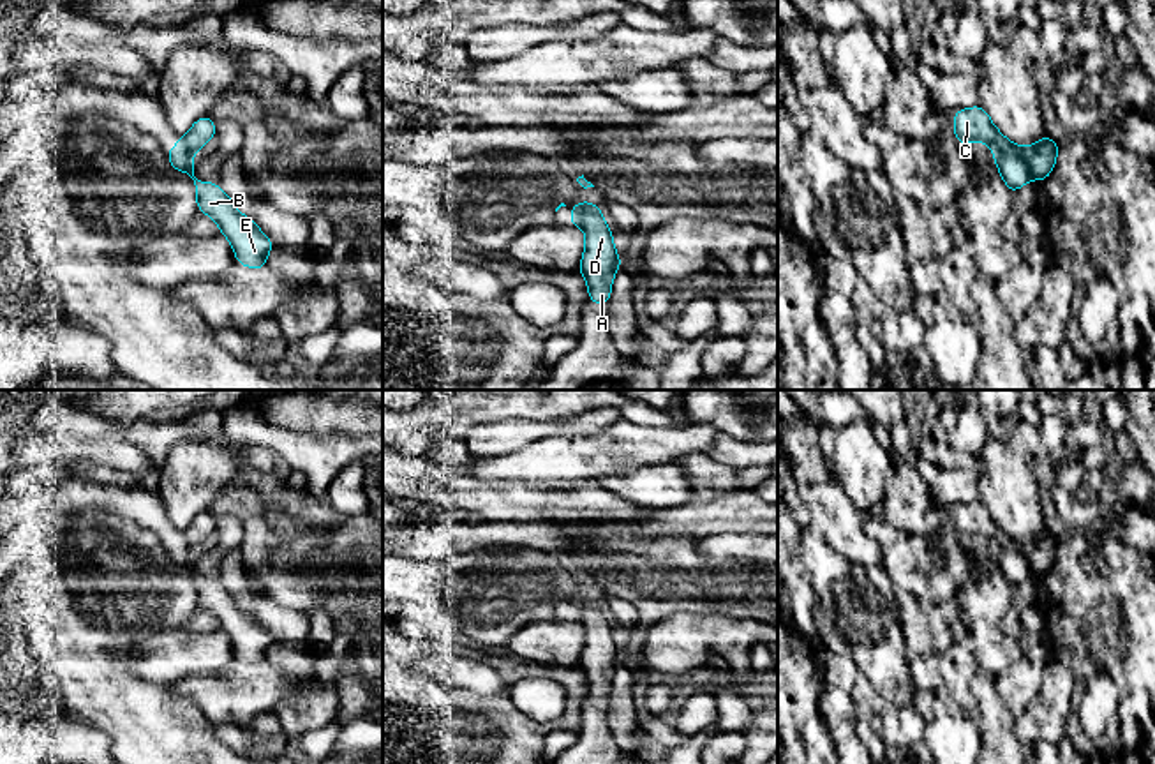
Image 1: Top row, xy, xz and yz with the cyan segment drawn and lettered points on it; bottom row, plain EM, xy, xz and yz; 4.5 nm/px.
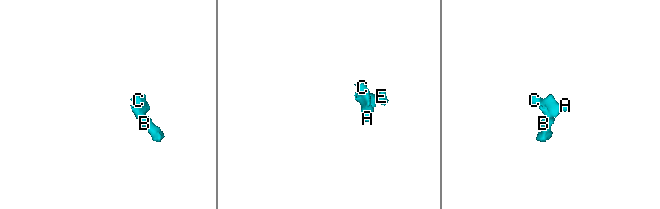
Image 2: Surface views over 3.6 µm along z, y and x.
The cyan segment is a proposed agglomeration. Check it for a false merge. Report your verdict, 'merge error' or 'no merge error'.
merge error

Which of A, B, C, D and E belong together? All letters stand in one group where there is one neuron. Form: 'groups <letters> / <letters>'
groups A C D / B E

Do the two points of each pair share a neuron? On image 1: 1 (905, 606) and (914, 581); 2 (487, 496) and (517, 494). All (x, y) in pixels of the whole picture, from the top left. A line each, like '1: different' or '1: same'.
1: different
2: same

